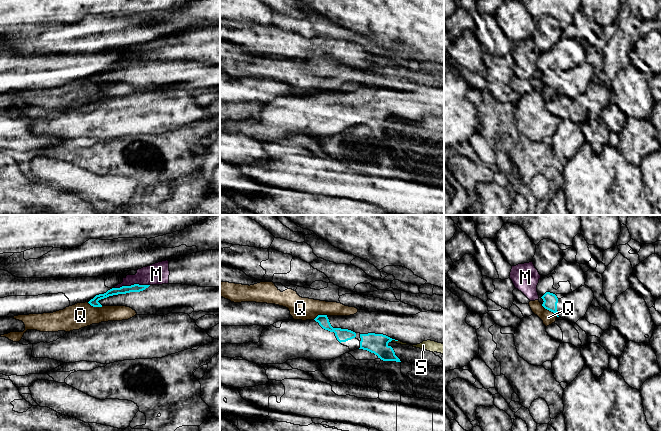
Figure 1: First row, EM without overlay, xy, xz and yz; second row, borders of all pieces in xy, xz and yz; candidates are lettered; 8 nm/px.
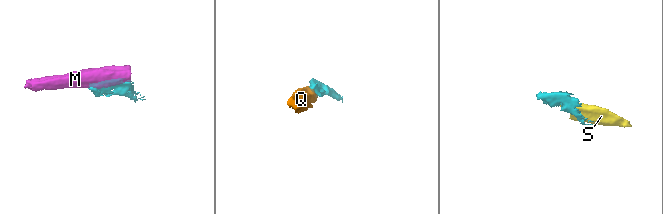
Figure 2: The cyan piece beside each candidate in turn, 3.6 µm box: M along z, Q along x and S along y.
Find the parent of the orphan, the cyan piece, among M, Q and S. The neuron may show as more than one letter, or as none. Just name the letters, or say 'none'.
none

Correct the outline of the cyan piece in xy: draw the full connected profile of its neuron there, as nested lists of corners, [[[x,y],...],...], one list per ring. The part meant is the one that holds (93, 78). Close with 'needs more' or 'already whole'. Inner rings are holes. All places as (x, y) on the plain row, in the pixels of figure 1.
[[[182,60],[139,61],[112,64],[104,70],[96,71],[88,78],[93,83],[126,82],[136,87],[136,91],[165,92],[177,83],[192,83],[193,88],[220,88],[220,63],[198,63]]]; needs more

